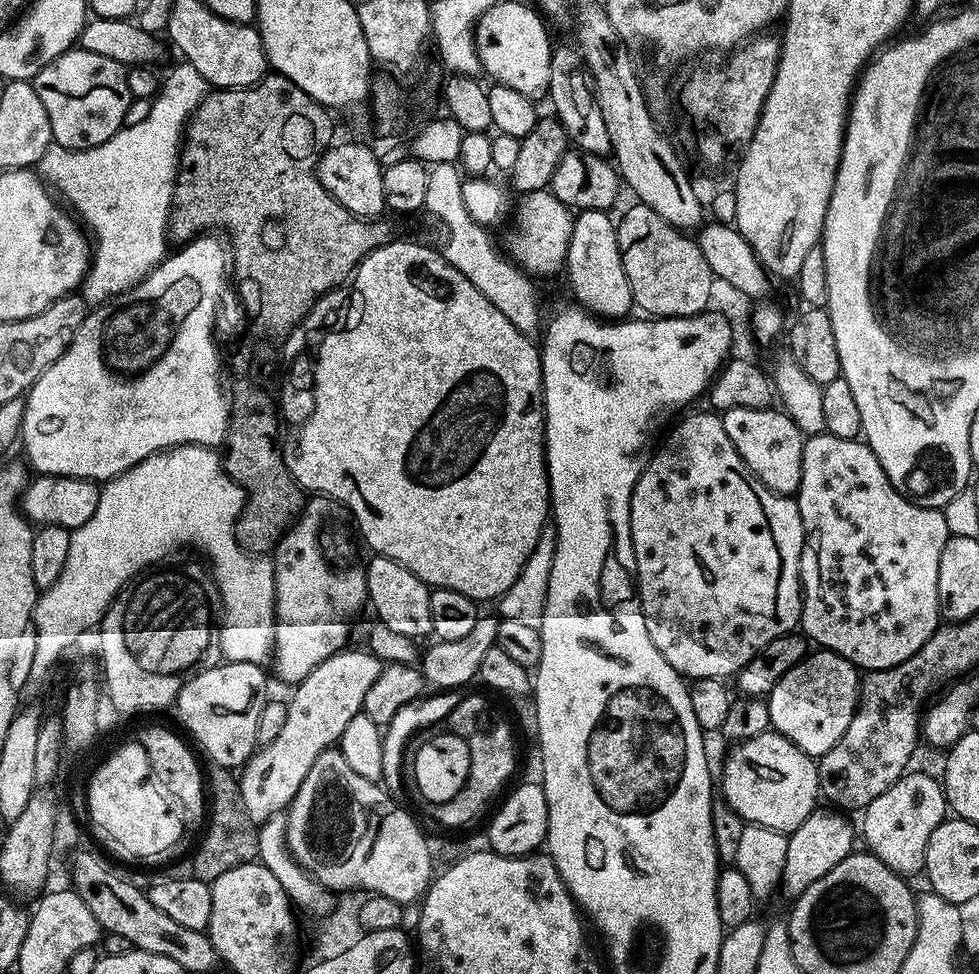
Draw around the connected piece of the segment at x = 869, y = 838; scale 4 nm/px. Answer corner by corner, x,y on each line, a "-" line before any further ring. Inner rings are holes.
911,772
878,794
862,812
867,851
905,878
912,878
915,872
923,873
926,842
930,842
930,834
946,818
943,783
924,772

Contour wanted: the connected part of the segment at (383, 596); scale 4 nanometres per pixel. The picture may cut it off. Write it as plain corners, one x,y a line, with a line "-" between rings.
373,555
372,561
364,568
364,577
368,587
367,603
376,611
375,619
385,623
394,634
402,634
419,638
419,636
432,636
432,619
430,618
430,598
433,589
428,587
418,574
406,570
394,558

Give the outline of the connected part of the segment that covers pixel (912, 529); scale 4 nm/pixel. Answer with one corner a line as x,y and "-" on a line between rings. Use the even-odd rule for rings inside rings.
812,434
805,439
802,450
800,491
795,493
794,499
796,505
800,507
800,517
804,527
804,545
800,559
802,603
799,623
803,635
813,645
829,652
837,652
839,656
855,664
857,669
868,672
881,672
887,668
893,668
906,662
906,658
918,654
918,650
922,650
924,643
942,624
938,602
938,561
942,559
942,546
946,546
950,535
943,511
938,508
918,506
913,500
909,500
907,496
900,493
892,485
890,478
886,478
886,470
882,470
878,458
868,449
863,439
847,440
846,438
834,438
827,434

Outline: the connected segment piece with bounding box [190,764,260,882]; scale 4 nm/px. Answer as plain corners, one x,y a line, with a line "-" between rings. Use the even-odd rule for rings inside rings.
212,764
206,772
206,780
210,785
210,796
216,800
228,800
228,804
220,804
216,809
211,809
203,829
204,841
200,849
192,856
191,875
195,879
205,882
217,880
226,870
234,870
234,866
253,863
258,856
257,825
248,819
244,812
244,803
240,800
240,782
237,773
230,768
223,768
220,764

